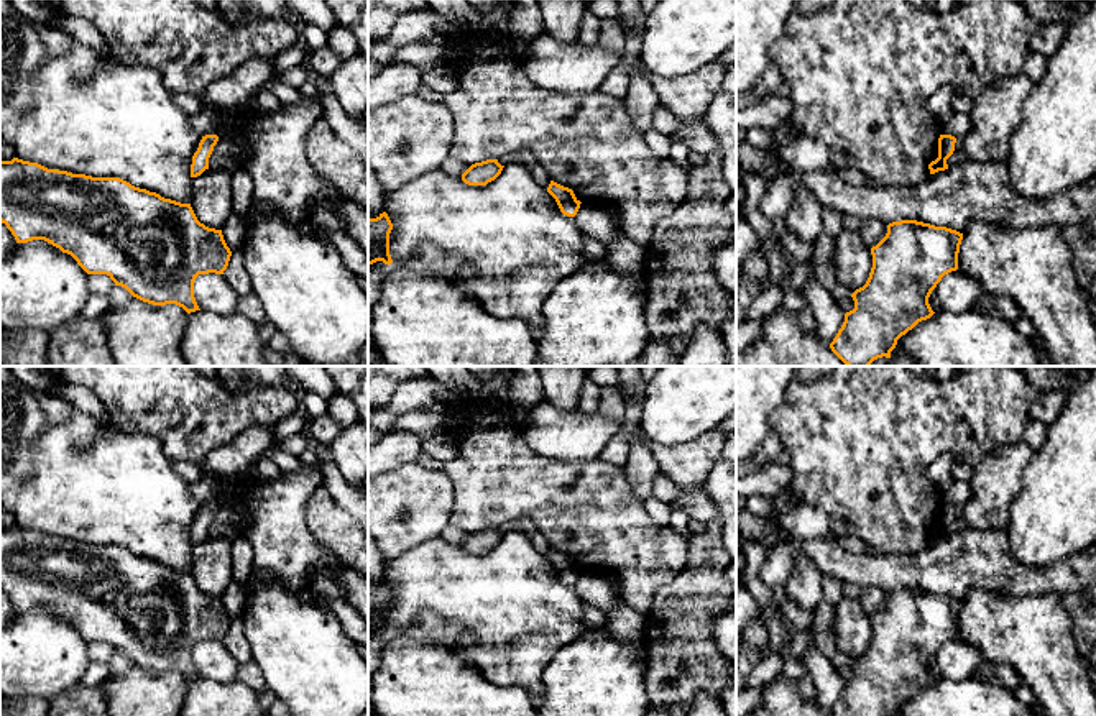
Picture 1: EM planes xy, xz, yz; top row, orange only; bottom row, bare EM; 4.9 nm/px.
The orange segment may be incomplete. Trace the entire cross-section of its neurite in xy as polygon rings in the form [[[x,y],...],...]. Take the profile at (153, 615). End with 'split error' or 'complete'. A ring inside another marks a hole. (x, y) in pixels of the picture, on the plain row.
[[[13,526],[0,529],[0,590],[16,611],[44,608],[71,622],[87,642],[107,642],[115,654],[153,672],[200,678],[194,665],[199,642],[223,642],[232,619],[222,598],[200,591],[191,571],[164,567],[120,545],[92,545]]]; complete

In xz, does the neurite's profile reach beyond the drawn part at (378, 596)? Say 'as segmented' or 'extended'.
as segmented

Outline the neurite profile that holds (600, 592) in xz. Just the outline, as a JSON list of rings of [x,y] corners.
[[[580,571],[575,591],[585,604],[601,609],[605,614],[623,603],[618,581],[606,575]]]

